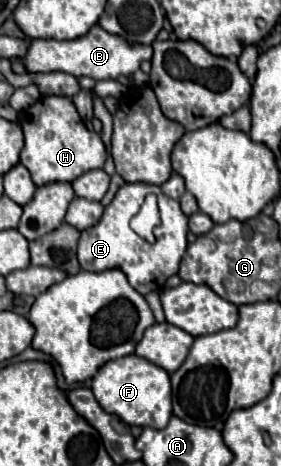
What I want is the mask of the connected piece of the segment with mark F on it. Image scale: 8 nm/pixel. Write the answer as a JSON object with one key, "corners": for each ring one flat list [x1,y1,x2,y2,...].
{"corners":[[136,354,104,364,92,378,90,390,108,414,118,416,128,426,150,426,154,430,162,430,172,416,168,372]]}

